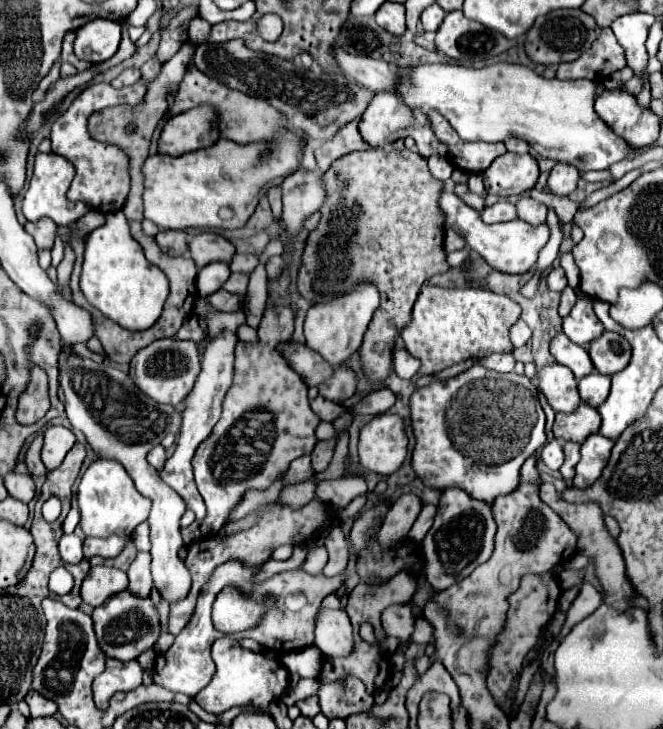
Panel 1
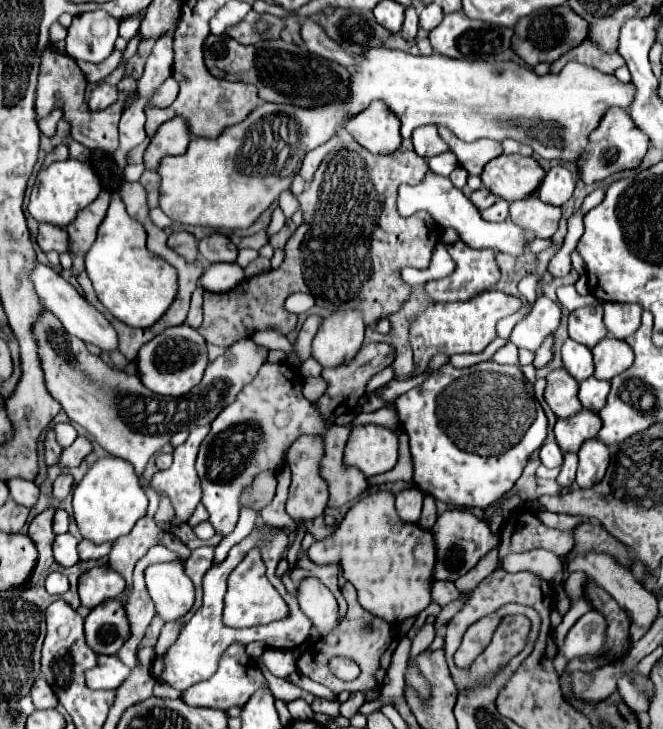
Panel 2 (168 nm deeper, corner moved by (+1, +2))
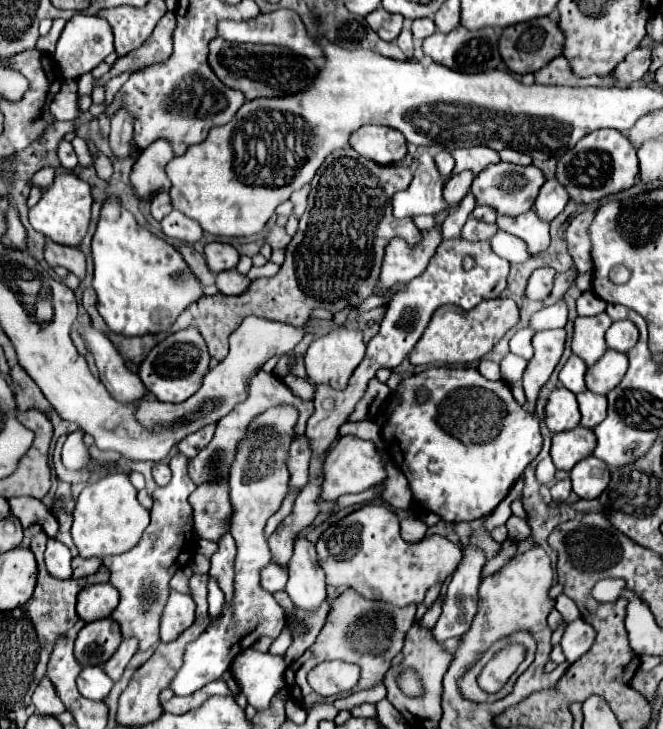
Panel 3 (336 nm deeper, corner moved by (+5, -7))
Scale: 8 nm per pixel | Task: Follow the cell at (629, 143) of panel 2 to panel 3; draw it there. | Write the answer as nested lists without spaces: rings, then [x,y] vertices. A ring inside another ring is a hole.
[[[612,128],[594,130],[588,136],[584,136],[572,150],[568,150],[558,160],[558,172],[556,172],[558,182],[568,190],[570,198],[580,204],[590,204],[608,194],[626,190],[634,184],[636,176],[638,176],[636,150],[626,134]]]

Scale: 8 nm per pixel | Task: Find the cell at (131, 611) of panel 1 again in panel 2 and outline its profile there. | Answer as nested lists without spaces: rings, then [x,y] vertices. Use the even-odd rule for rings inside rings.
[[[118,599],[104,601],[84,621],[86,643],[96,655],[114,655],[128,639],[128,619]]]

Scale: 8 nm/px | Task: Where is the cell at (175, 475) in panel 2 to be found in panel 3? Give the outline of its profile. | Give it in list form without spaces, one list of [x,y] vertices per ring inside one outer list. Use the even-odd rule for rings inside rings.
[[[176,454],[174,458],[170,458],[172,480],[168,486],[158,486],[154,490],[154,506],[150,510],[152,522],[144,530],[140,542],[120,556],[104,558],[104,566],[112,574],[110,584],[120,592],[120,604],[112,612],[112,618],[120,624],[124,638],[138,638],[140,650],[146,650],[160,642],[158,626],[160,612],[168,598],[168,582],[174,576],[174,572],[186,566],[194,556],[194,550],[190,550],[190,546],[194,546],[194,538],[192,506],[188,504],[188,496],[196,490],[196,484],[188,478],[188,462],[190,458],[184,454]]]

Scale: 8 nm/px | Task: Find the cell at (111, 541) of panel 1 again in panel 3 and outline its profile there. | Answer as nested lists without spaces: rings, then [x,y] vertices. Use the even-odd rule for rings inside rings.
[[[76,556],[72,560],[72,570],[74,570],[76,578],[82,578],[82,576],[94,574],[100,568],[100,564],[102,564],[100,558],[82,558],[82,556]]]

